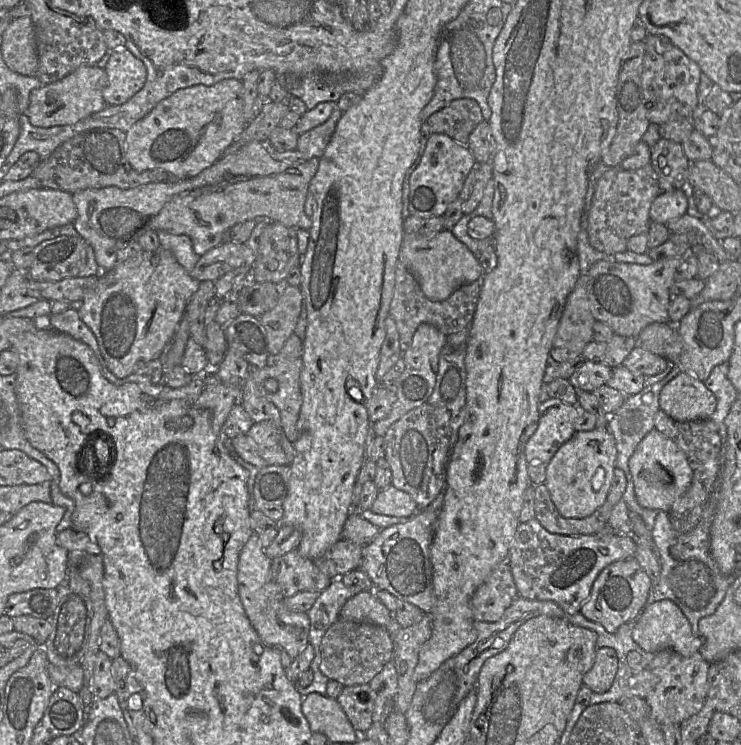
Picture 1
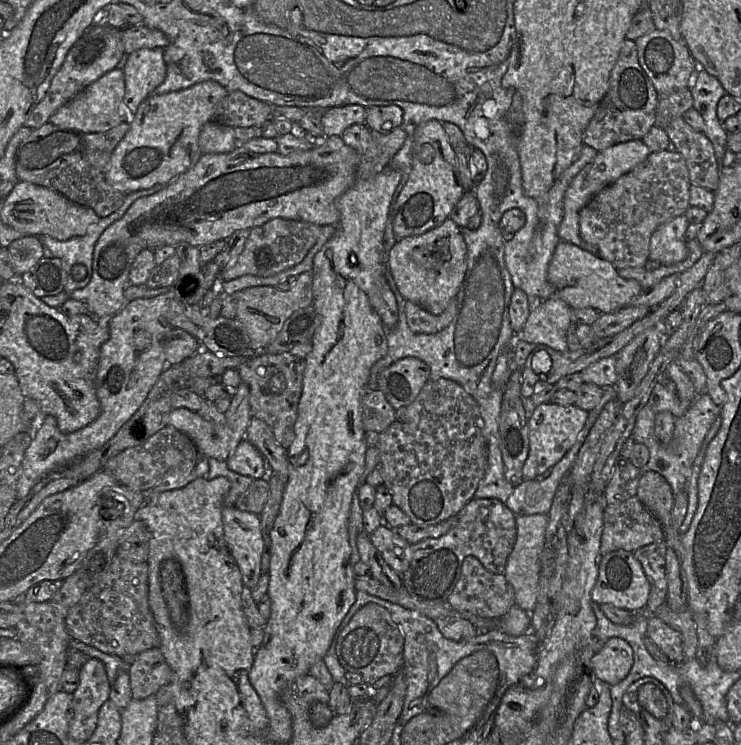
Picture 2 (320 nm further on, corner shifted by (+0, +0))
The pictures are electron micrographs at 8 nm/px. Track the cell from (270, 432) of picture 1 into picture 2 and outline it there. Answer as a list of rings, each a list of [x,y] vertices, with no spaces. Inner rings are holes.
[[[242,440],[233,454],[226,460],[233,472],[256,479],[268,476],[268,465],[263,455],[248,440]]]

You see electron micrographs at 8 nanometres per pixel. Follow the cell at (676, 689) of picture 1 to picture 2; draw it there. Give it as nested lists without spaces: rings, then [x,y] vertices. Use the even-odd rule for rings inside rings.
[[[656,615],[649,616],[647,636],[667,655],[672,664],[680,664],[685,661],[680,633],[667,625]]]

